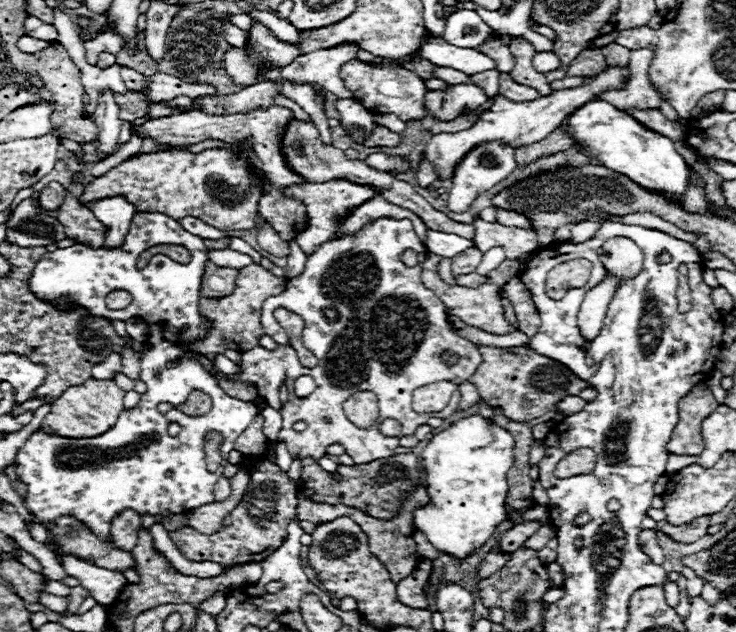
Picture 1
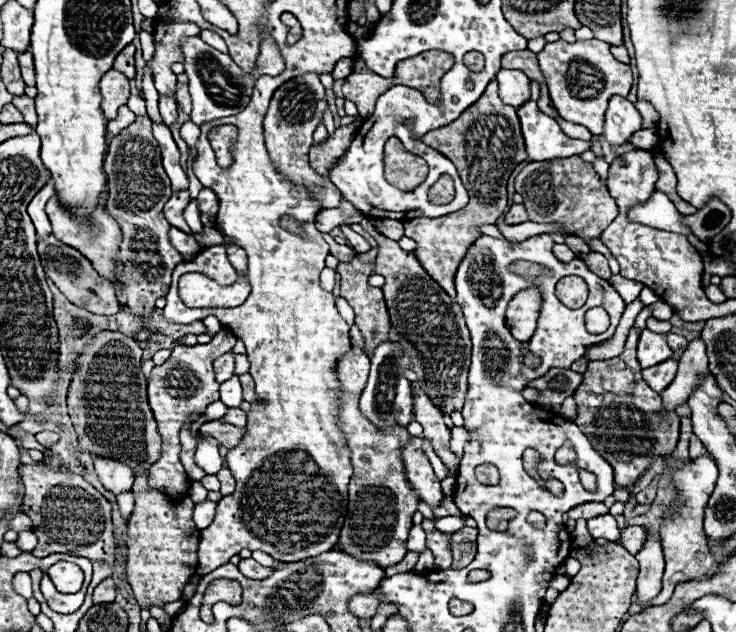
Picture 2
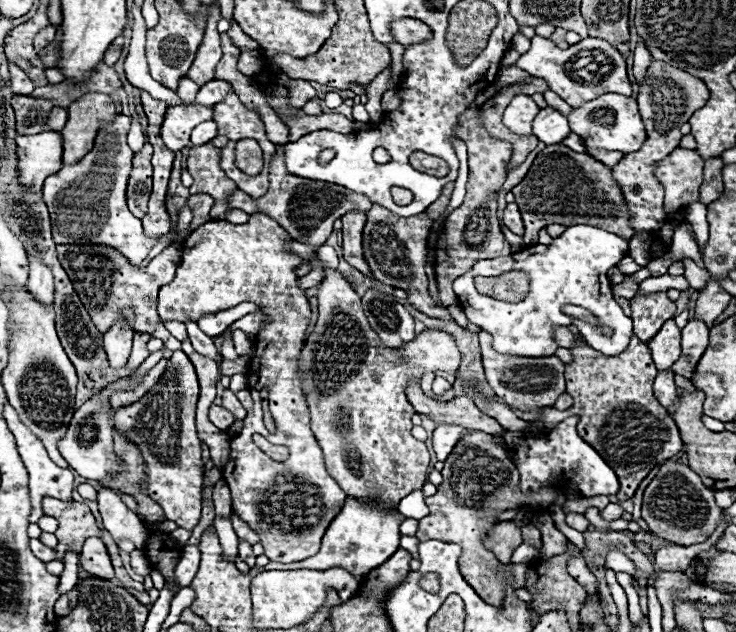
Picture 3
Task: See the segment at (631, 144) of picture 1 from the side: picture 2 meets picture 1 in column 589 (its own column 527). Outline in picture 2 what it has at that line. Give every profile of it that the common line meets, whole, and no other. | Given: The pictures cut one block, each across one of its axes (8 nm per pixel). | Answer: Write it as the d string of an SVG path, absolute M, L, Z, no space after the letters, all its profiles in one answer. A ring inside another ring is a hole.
M534 100L518 108L518 118L522 122L526 150L532 160L568 158L568 156L576 156L590 150L592 140L584 142L584 140L574 140L566 136L554 118L538 110Z

